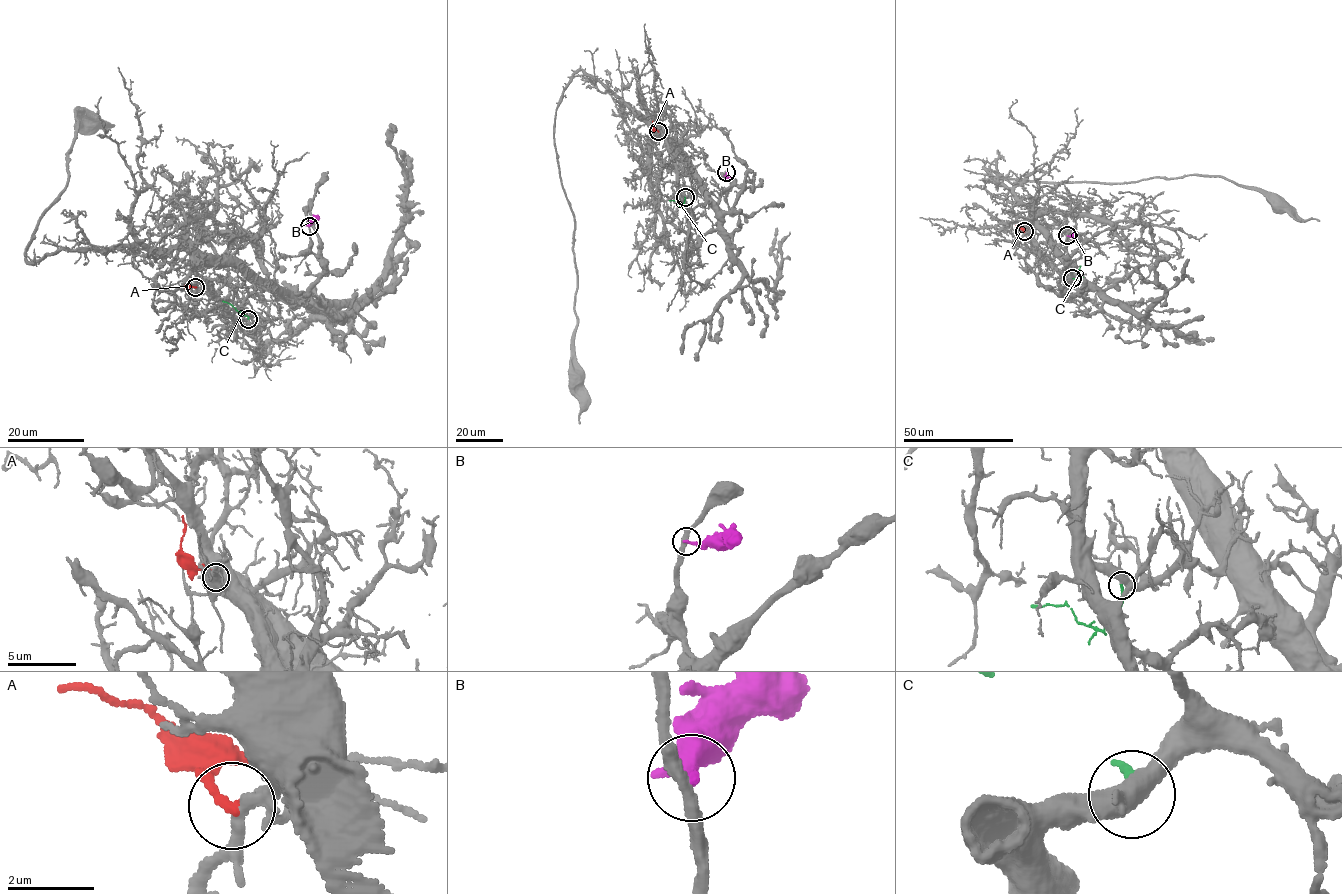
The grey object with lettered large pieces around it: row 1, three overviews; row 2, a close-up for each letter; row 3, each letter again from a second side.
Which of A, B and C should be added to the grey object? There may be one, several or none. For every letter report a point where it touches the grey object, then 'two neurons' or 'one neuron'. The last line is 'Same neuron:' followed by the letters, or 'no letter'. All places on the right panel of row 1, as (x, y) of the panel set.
A: meets grey at (1024, 231); two neurons
B: meets grey at (1067, 235); two neurons
C: meets grey at (1072, 278); one neuron
Same neuron: C

